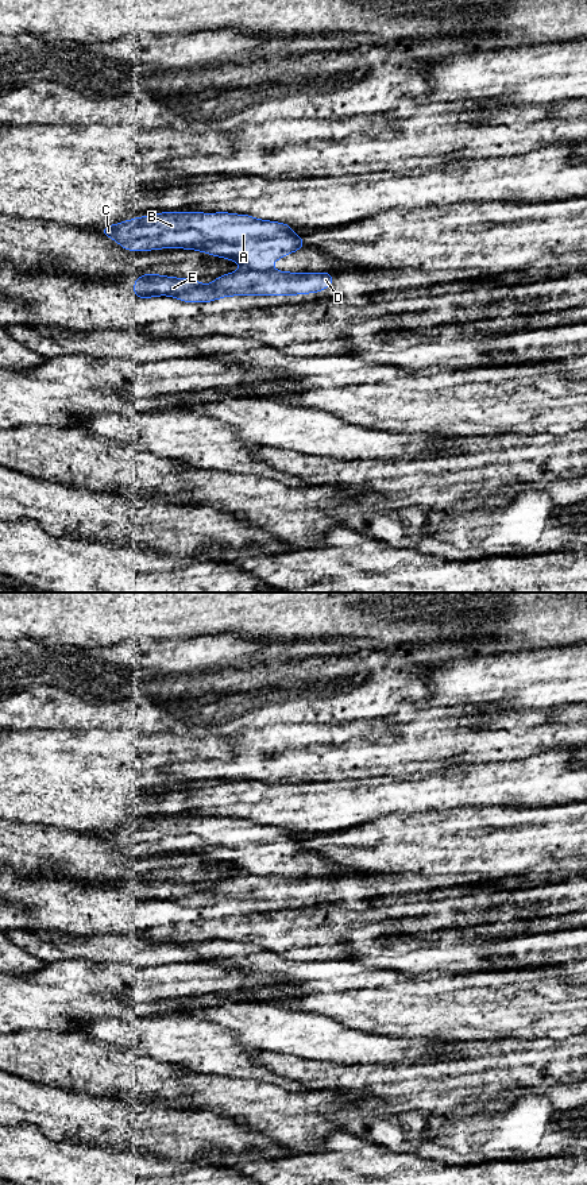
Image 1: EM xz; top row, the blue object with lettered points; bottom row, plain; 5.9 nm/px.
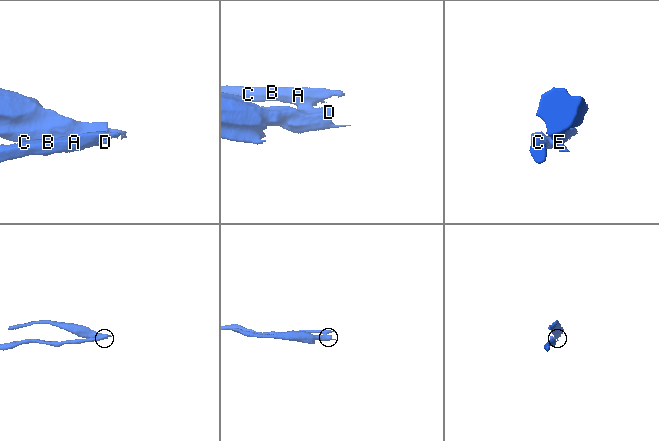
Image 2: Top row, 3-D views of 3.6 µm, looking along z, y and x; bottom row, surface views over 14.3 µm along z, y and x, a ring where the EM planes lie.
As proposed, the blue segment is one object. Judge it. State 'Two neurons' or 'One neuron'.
Two neurons

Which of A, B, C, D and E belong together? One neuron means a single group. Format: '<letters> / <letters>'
A B C / D E

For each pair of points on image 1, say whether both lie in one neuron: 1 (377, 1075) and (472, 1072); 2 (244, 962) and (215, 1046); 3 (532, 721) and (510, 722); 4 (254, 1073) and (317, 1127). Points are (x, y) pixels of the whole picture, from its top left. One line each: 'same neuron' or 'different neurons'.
1: same neuron
2: different neurons
3: same neuron
4: different neurons

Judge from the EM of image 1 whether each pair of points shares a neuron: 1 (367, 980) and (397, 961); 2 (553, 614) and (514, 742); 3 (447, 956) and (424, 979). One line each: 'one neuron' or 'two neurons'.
1: two neurons
2: two neurons
3: two neurons

